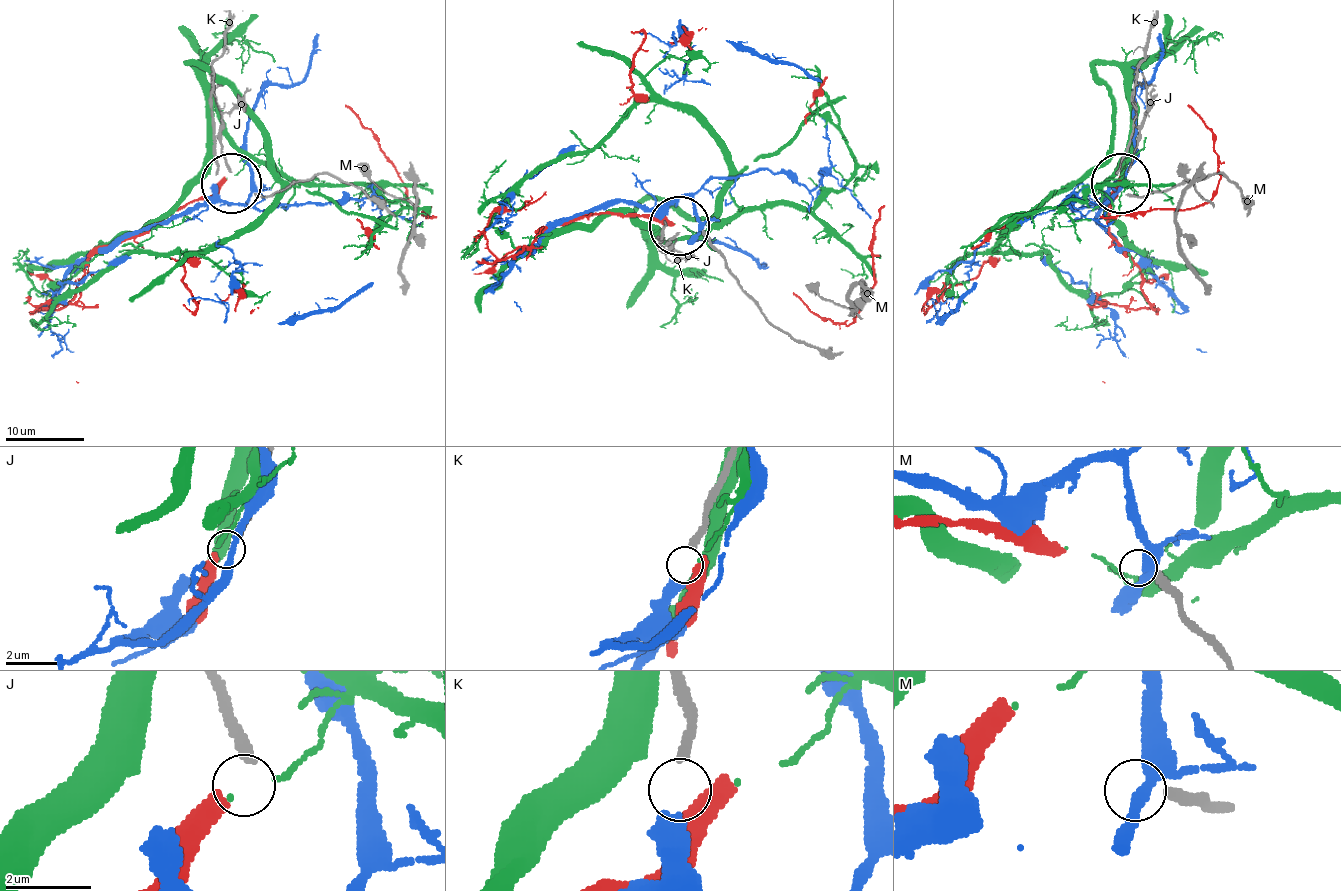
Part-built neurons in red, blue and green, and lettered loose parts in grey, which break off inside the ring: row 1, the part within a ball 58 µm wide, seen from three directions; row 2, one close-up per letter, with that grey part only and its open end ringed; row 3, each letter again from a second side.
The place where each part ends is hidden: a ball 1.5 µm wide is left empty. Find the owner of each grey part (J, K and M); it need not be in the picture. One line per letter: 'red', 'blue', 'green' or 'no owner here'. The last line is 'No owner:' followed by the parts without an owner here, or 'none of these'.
J: no owner here
K: blue
M: no owner here
No owner: J, M

